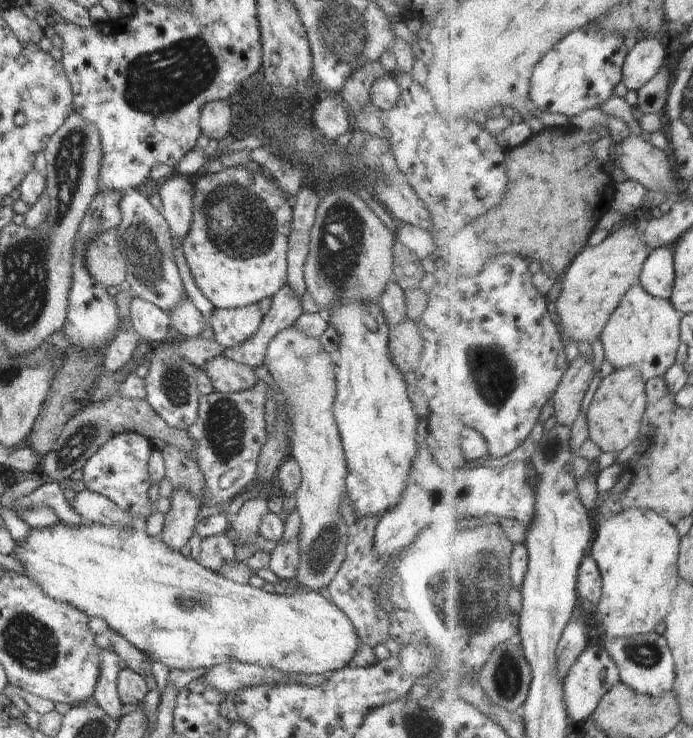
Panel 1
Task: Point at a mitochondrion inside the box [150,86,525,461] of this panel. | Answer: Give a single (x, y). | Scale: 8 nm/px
(238, 224)

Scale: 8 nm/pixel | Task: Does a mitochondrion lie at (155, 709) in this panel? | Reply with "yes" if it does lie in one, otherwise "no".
no

